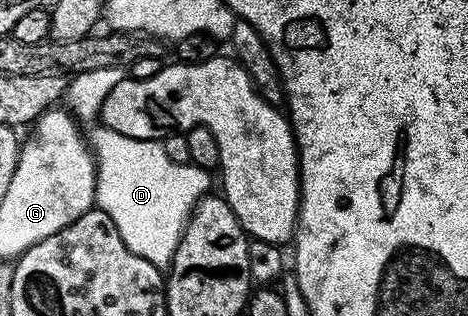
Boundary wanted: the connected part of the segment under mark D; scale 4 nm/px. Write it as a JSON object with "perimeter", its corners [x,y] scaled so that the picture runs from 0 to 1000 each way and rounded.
{"perimeter":[[[265,212],[197,218],[194,228],[177,228],[158,237],[141,269],[137,326],[141,345],[158,377],[186,411],[186,446],[197,472],[207,519],[207,623],[205,649],[237,696],[246,696],[246,722],[254,722],[254,747],[263,747],[263,772],[288,797],[288,810],[306,810],[306,823],[323,823],[323,835],[359,848],[370,835],[374,785],[387,756],[387,737],[395,731],[395,706],[412,674],[412,649],[425,630],[449,611],[449,541],[427,538],[423,525],[374,519],[357,481],[348,481],[342,446],[288,443],[280,430],[263,430],[244,411],[229,411],[212,392],[220,316],[229,294],[246,278],[271,241]]]}

